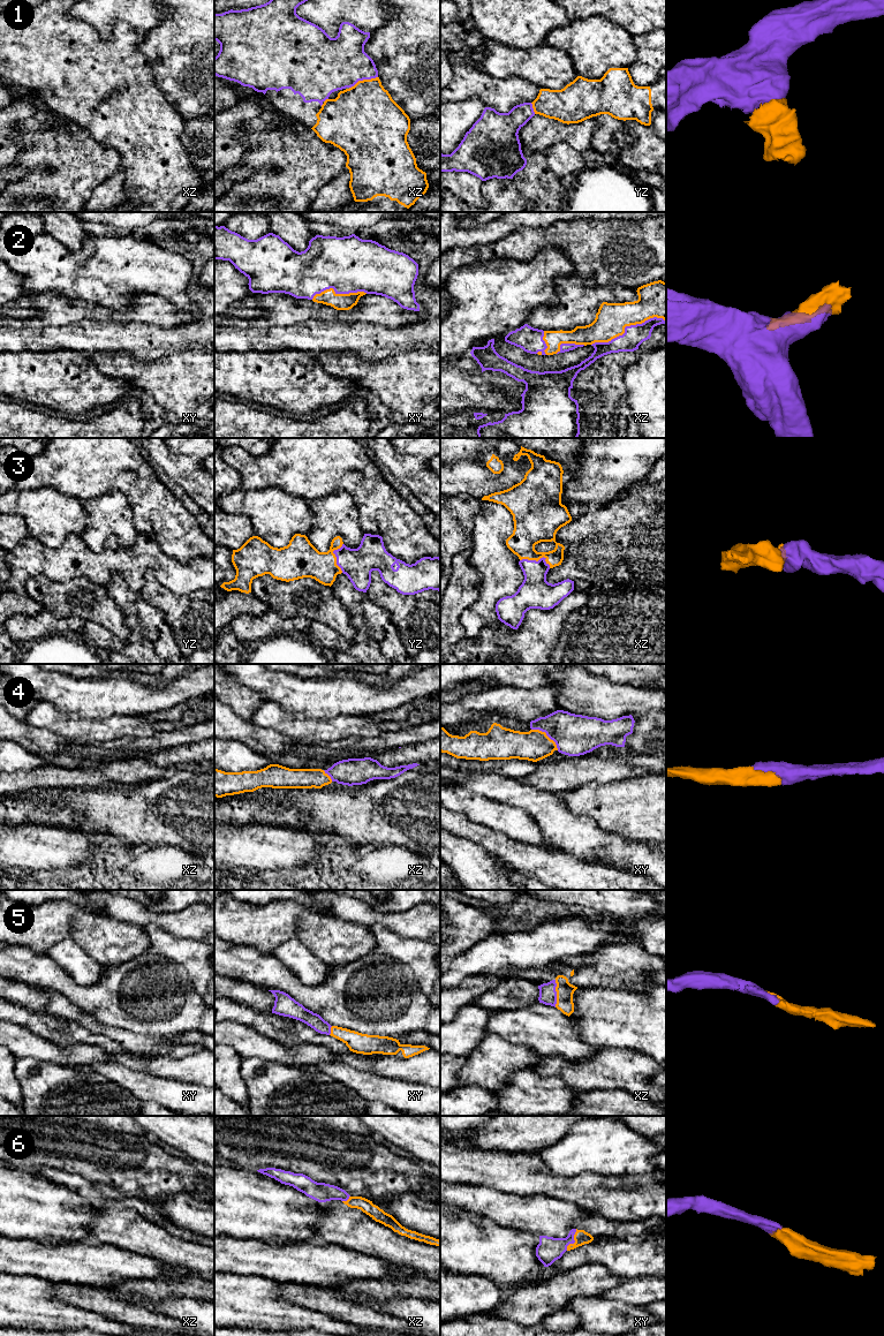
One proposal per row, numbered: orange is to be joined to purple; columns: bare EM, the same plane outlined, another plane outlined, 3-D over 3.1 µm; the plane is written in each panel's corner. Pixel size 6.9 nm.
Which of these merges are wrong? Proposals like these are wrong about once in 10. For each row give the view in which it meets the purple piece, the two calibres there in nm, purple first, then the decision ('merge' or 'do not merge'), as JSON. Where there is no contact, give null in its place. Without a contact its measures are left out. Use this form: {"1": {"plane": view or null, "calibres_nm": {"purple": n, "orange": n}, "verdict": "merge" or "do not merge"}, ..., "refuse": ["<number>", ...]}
{"1": {"plane": "xz", "calibres_nm": {"purple": 360, "orange": 440}, "verdict": "merge"}, "2": {"plane": "xz", "calibres_nm": {"purple": 150, "orange": 220}, "verdict": "merge"}, "3": {"plane": "xz", "calibres_nm": {"purple": 220, "orange": 260}, "verdict": "merge"}, "4": {"plane": "xy", "calibres_nm": {"purple": 280, "orange": 220}, "verdict": "merge"}, "5": {"plane": "xz", "calibres_nm": {"purple": 130, "orange": 120}, "verdict": "merge"}, "6": {"plane": "xy", "calibres_nm": {"purple": 170, "orange": 100}, "verdict": "merge"}, "refuse": []}

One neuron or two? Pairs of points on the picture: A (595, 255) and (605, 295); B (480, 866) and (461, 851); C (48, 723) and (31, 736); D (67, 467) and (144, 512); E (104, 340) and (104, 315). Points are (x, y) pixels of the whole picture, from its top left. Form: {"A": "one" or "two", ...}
{"A": "two", "B": "one", "C": "two", "D": "one", "E": "two"}

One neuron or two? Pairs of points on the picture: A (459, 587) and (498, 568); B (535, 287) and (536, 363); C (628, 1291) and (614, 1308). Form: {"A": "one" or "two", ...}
{"A": "two", "B": "two", "C": "two"}

